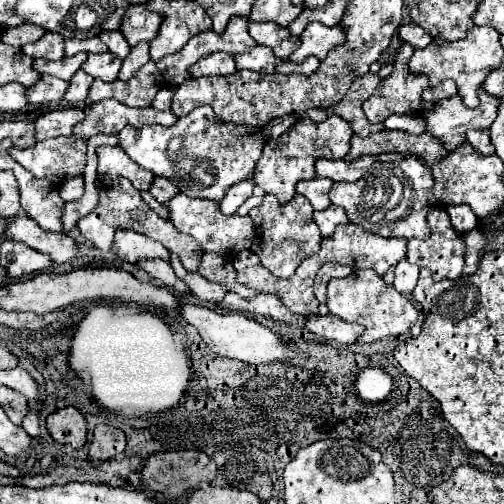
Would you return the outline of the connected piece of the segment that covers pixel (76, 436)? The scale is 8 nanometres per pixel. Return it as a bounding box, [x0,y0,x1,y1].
[46,406,86,448]

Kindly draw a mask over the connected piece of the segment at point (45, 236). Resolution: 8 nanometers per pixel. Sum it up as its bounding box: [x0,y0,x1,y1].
[4,216,78,264]

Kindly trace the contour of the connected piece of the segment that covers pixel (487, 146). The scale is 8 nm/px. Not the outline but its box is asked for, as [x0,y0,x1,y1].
[466,130,494,154]

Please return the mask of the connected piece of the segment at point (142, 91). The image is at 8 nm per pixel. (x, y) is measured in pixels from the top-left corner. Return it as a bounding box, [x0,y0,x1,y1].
[88,60,166,106]

